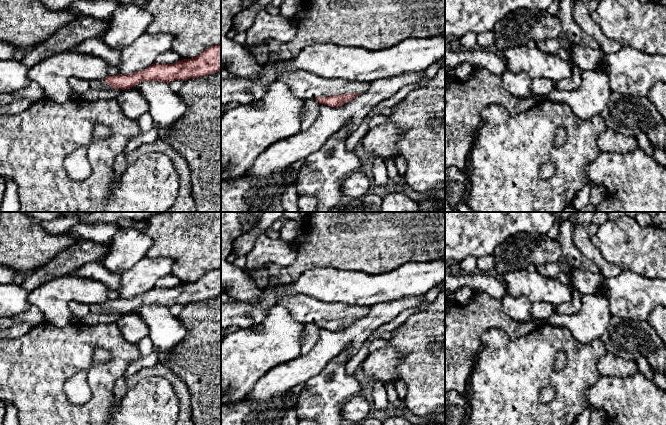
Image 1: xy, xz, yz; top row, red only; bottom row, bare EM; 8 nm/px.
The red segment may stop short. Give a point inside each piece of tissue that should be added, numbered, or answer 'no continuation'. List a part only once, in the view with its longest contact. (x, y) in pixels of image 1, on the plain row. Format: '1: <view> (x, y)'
1: xz (304, 309)

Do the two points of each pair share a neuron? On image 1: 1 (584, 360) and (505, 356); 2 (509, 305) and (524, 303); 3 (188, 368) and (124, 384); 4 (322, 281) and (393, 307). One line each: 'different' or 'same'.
1: same
2: same
3: different
4: different

